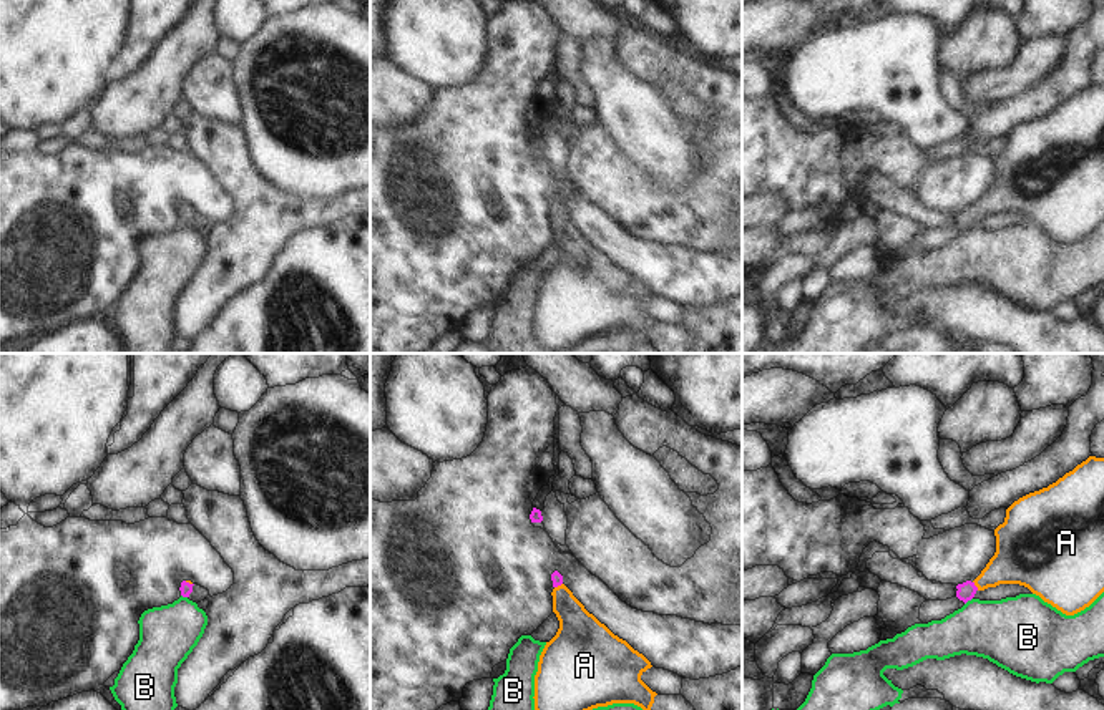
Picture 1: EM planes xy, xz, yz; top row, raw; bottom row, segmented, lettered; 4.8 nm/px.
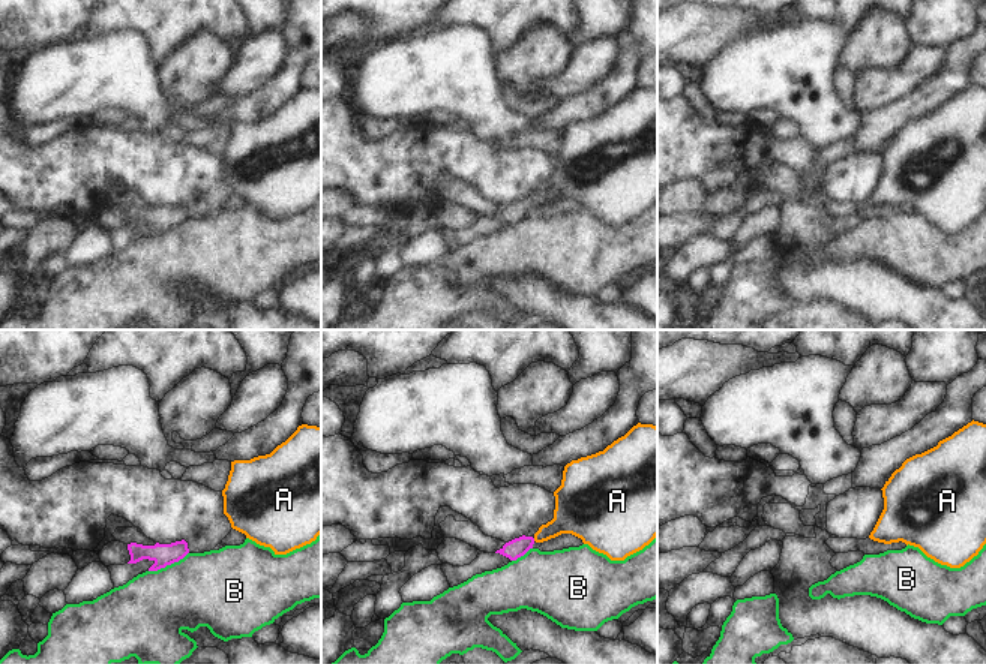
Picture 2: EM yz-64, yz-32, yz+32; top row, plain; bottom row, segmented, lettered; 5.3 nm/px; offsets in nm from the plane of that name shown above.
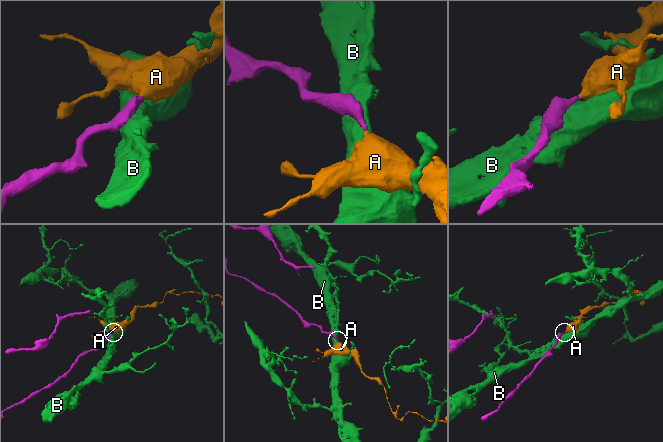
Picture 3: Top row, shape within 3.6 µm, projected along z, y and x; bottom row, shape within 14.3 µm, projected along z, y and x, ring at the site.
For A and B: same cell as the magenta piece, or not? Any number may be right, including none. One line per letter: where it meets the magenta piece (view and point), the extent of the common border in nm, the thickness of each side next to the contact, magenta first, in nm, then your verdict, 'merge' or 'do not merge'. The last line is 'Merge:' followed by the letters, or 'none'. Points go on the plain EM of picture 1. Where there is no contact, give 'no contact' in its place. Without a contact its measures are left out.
A: meets magenta in yz at (975, 214); contact 50 nm long; 90 nm thick on the magenta side, 240 nm on the other; merge
B: meets magenta in yz at (968, 228); contact 50 nm long; 90 nm thick on the magenta side, 320 nm on the other; do not merge
Merge: A

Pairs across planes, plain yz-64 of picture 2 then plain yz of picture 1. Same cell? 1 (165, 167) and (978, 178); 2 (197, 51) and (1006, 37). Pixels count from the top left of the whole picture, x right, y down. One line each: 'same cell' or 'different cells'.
1: same cell
2: same cell

